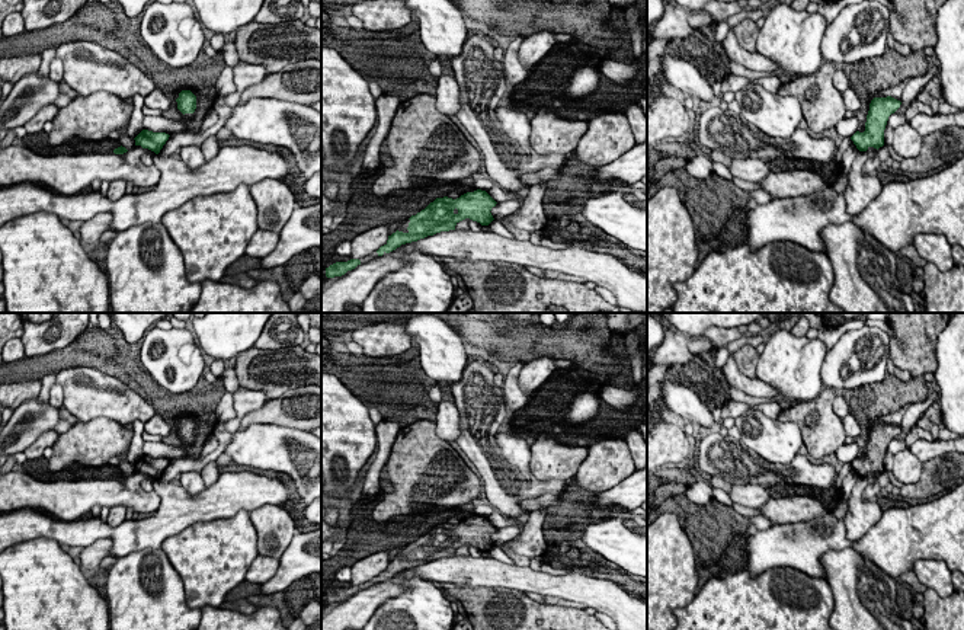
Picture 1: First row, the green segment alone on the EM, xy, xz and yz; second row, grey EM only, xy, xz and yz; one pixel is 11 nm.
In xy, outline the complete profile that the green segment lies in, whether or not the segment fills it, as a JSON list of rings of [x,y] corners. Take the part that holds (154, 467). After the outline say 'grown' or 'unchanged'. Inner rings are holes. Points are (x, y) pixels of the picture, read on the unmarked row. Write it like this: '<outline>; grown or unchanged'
[[[142,455],[134,466],[135,471],[141,471],[142,474],[148,474],[158,480],[169,463],[170,461],[166,458],[153,458],[148,455]]]; unchanged

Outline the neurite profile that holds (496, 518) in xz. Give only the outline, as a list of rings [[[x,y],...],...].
[[[493,511],[489,517],[486,517],[496,528],[516,525],[518,522],[525,524],[529,518],[528,512],[521,515],[518,519],[507,518],[497,511]]]

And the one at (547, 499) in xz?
[[[544,493],[539,495],[538,498],[522,501],[519,505],[526,512],[532,512],[548,506],[557,506],[561,498],[563,498],[561,495],[557,496],[551,493]]]

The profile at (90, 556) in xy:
[[[99,538],[95,543],[92,543],[87,547],[83,547],[80,553],[80,567],[83,570],[97,570],[100,562],[109,556],[109,551],[112,549],[112,540],[111,538]]]

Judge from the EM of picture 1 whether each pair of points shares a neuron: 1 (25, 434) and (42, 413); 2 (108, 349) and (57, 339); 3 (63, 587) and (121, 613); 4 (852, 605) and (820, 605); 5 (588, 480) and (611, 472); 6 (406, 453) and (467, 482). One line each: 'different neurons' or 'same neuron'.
1: same neuron
2: different neurons
3: different neurons
4: different neurons
5: same neuron
6: same neuron

